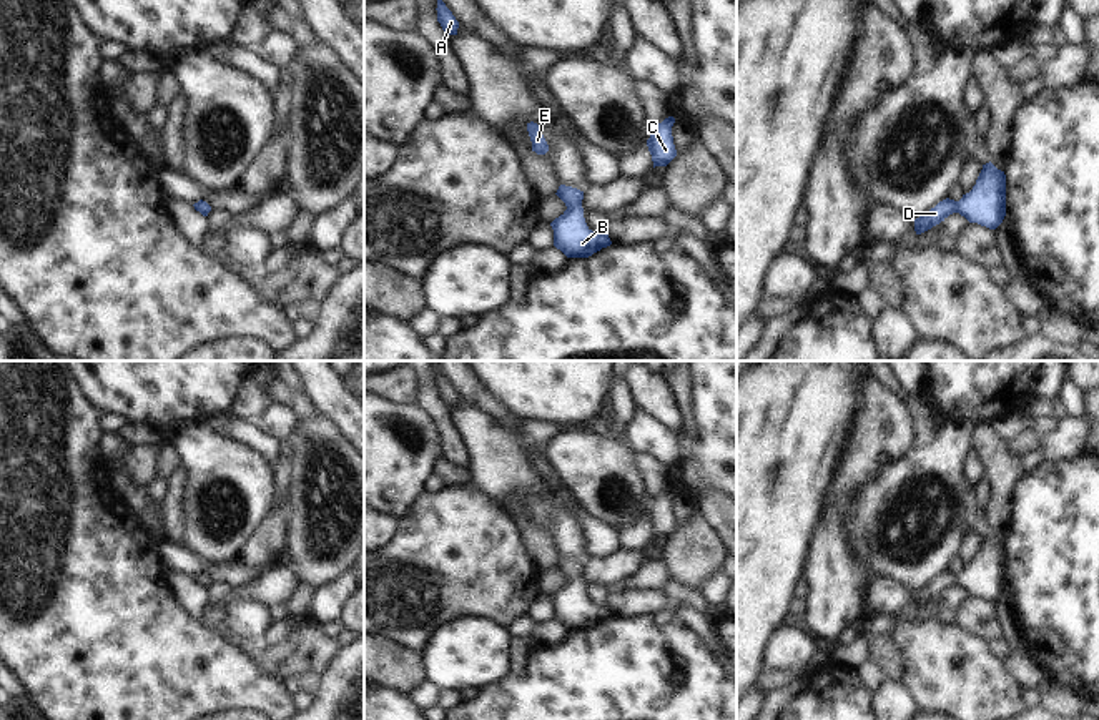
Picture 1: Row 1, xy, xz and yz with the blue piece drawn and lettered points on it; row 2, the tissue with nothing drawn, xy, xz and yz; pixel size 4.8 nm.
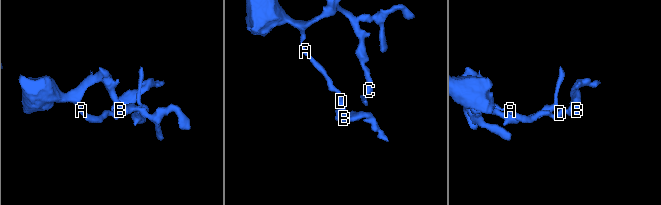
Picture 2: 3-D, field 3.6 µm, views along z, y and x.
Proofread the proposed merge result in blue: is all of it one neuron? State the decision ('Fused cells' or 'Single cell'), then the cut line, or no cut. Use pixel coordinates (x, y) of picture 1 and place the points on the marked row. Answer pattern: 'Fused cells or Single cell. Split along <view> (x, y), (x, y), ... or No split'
Single cell. No split.

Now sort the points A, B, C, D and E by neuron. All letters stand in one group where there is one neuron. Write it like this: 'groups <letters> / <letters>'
groups A B C D E

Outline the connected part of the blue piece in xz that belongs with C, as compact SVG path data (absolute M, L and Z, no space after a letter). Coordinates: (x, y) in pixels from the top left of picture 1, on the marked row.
M668 116L662 123L652 126L652 133L650 138L647 140L647 146L652 155L653 168L667 166L677 156L677 150L672 136L673 123L675 118Z

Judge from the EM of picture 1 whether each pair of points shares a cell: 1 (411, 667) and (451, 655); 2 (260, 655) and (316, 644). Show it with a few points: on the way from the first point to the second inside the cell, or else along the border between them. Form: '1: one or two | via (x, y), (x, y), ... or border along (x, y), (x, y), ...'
1: two | border along (419, 652), (426, 677)
2: one | via (273, 655), (295, 655), (303, 650)

